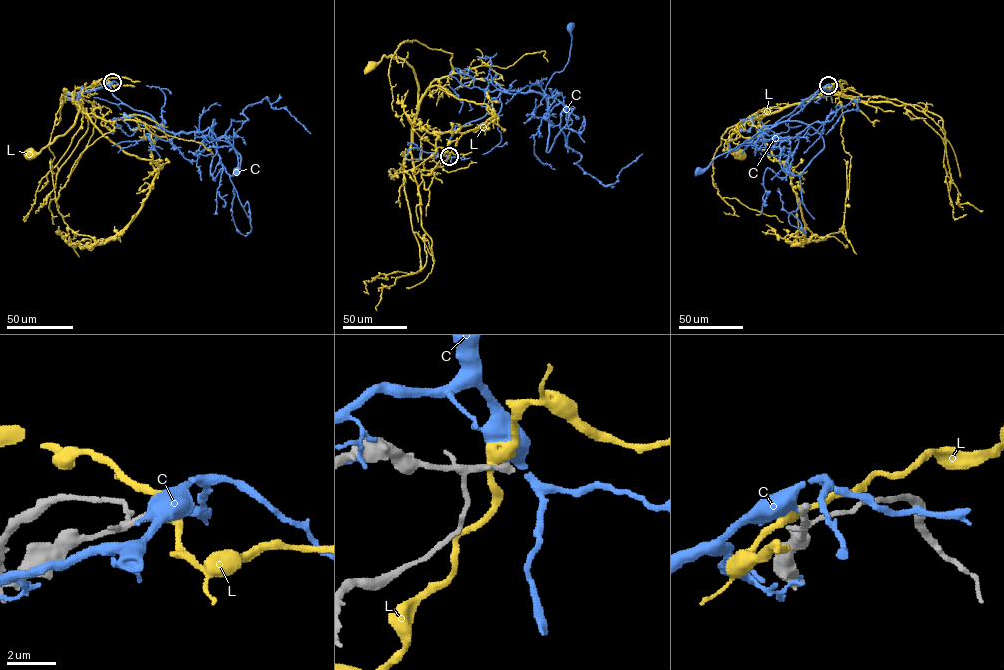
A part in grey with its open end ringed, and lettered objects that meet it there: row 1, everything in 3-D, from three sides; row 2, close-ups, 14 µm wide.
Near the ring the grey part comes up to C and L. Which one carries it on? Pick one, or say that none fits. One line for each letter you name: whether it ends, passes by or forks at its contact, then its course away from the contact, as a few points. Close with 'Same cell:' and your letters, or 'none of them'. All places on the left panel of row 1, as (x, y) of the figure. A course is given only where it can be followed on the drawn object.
Same cell: none of them

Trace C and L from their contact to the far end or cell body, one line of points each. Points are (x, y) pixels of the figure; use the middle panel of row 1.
C: (449, 155), (452, 134), (483, 117), (502, 91), (543, 94), (552, 75), (568, 61), (571, 25)
L: (448, 155), (432, 170), (414, 166), (411, 134), (418, 83), (413, 69), (390, 56), (370, 66)

